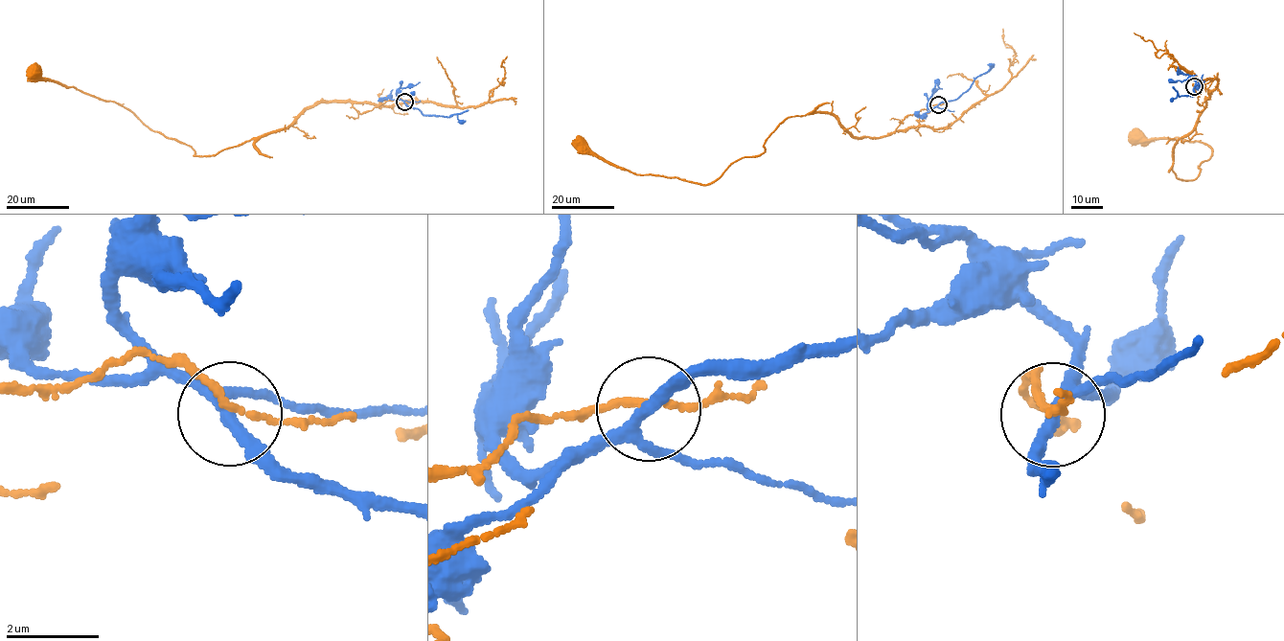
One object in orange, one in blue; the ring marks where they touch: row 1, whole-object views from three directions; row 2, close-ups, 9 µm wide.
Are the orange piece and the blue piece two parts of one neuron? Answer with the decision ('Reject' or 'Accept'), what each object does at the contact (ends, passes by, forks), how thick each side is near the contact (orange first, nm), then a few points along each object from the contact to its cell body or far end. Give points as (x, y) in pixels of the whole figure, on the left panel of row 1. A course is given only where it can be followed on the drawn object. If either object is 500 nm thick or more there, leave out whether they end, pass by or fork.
Accept. At the ring orange passes by. At the ring blue forks. Thickness 140 nm (orange) against 200 nm. Course of orange: (404, 102), (360, 114), (350, 103), (317, 102), (286, 129), (195, 156), (115, 103), (38, 71). Course of blue: (403, 102), (426, 115), (455, 114), (460, 120), (466, 121)

